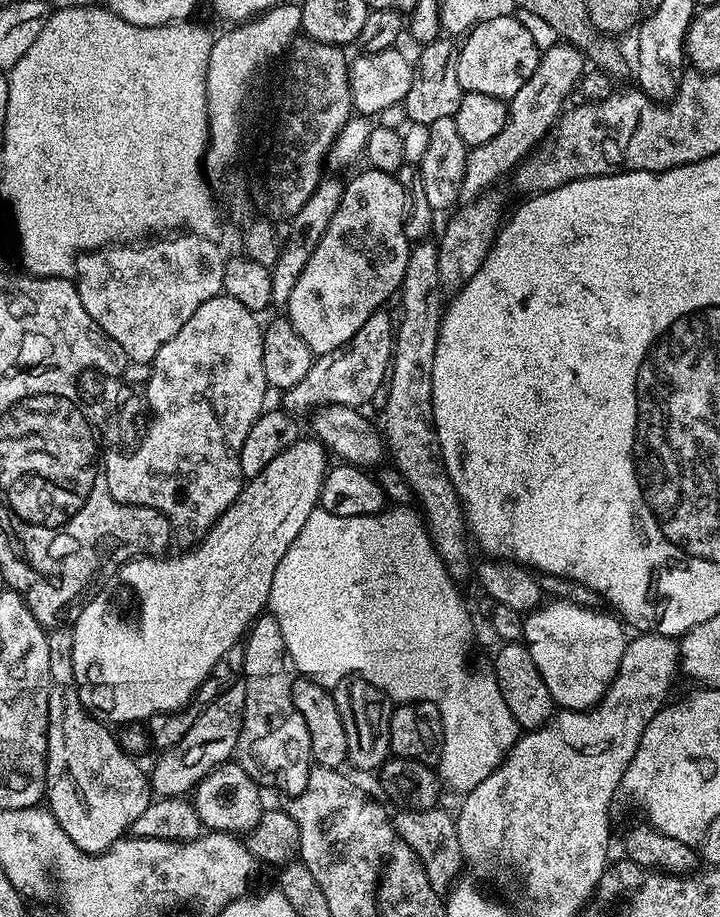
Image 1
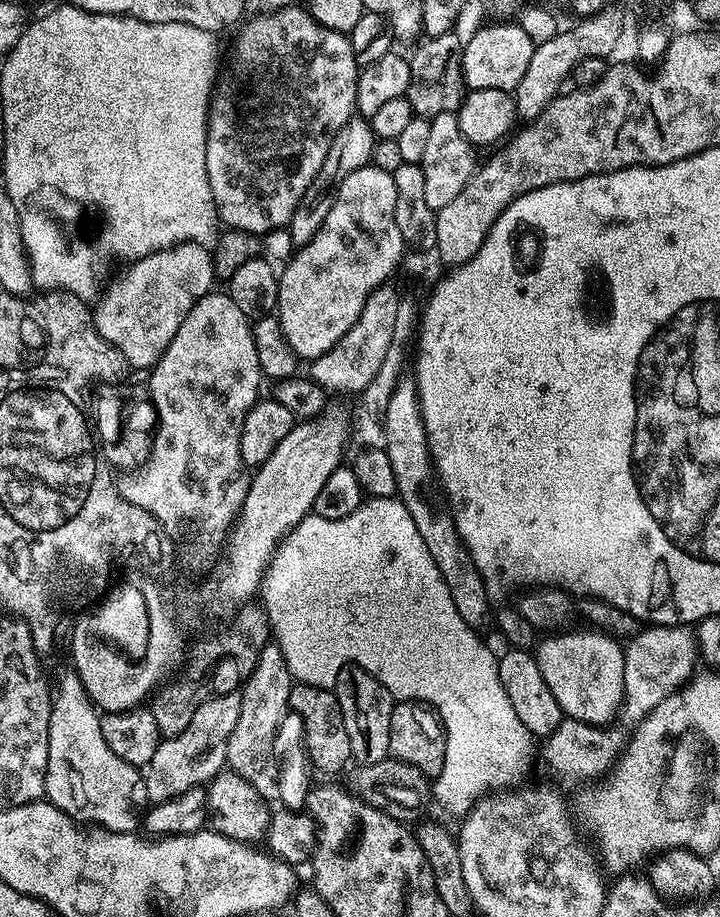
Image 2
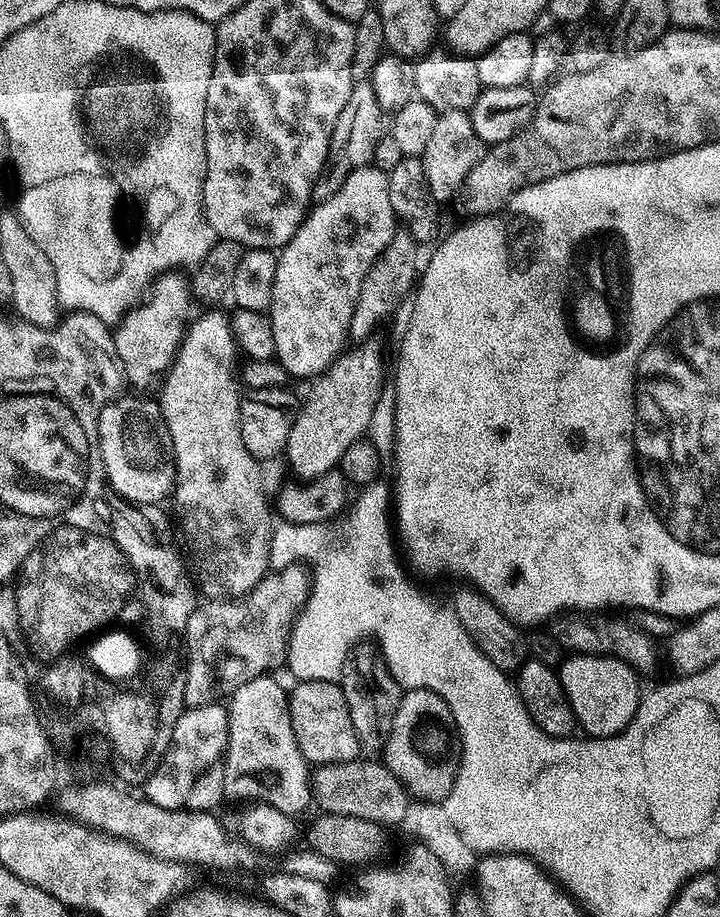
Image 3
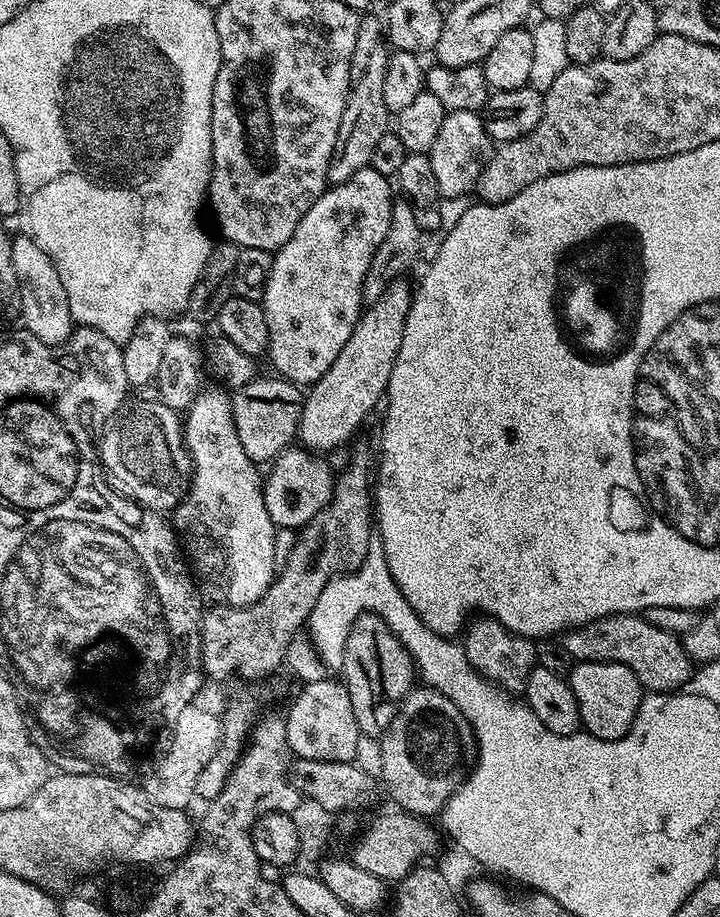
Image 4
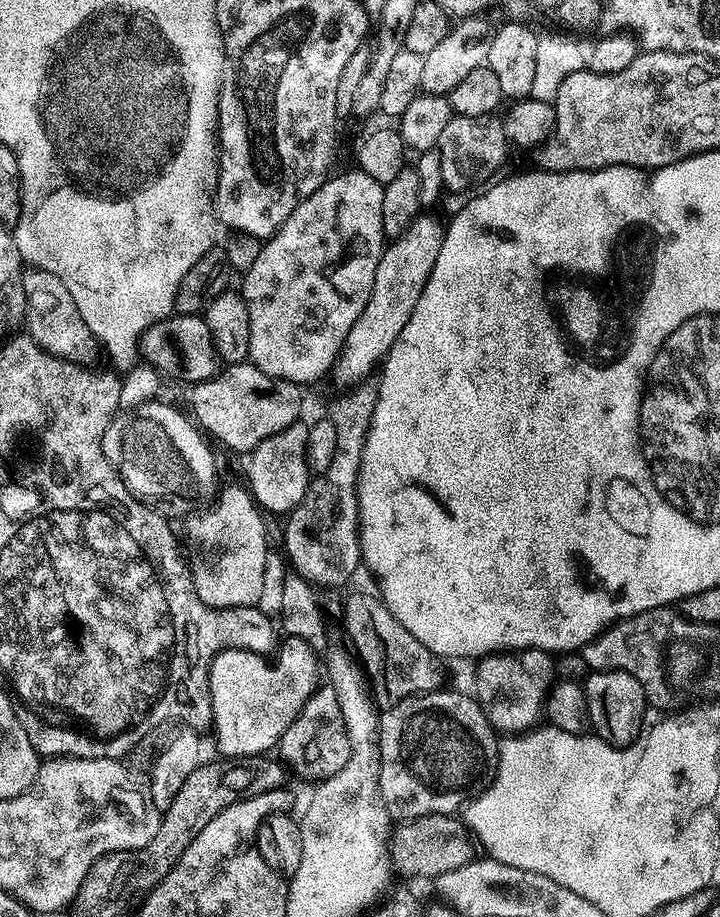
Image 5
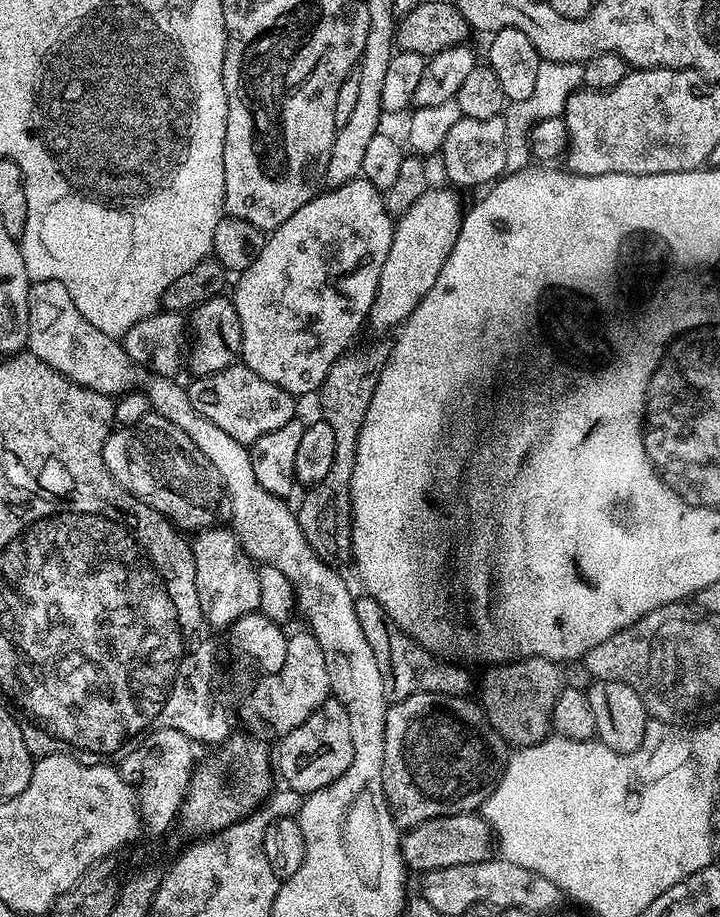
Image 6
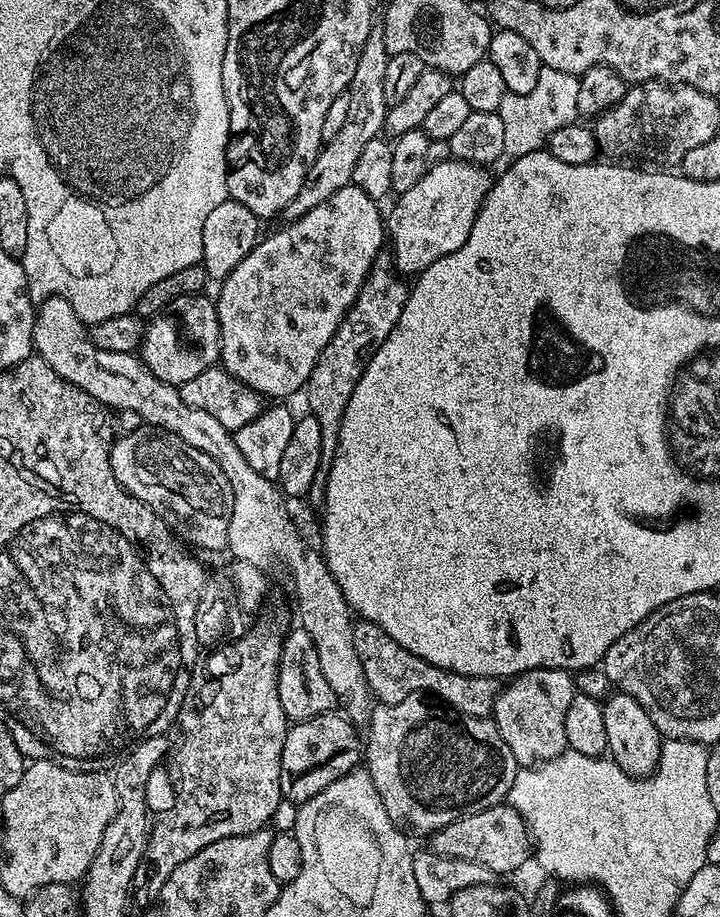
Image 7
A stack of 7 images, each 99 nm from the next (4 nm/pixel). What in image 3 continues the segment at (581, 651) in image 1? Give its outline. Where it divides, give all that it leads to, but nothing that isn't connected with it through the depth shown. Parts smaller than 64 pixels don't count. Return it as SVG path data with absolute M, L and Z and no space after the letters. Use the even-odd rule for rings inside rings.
M572 654L559 665L558 675L562 684L562 690L572 707L572 713L576 715L577 725L585 728L589 737L617 736L634 718L634 714L640 705L642 687L637 669L631 668L617 660L615 656L582 656Z

